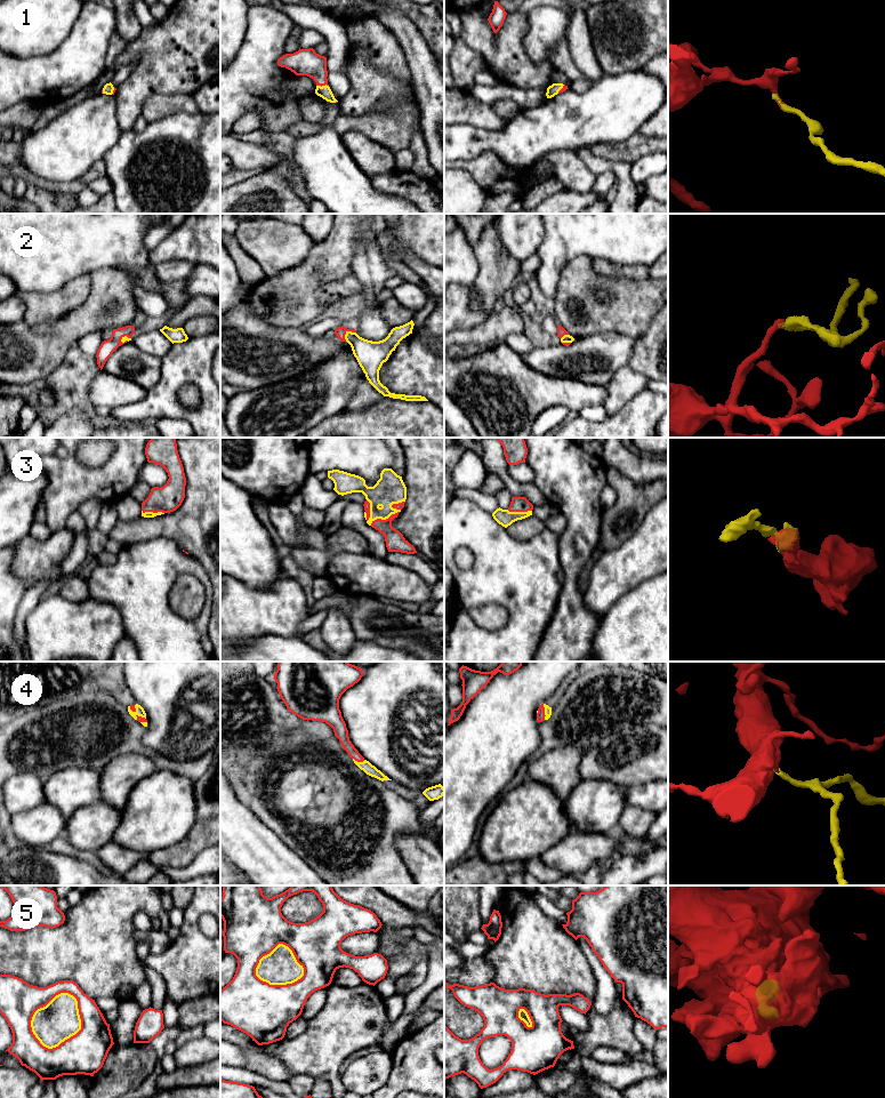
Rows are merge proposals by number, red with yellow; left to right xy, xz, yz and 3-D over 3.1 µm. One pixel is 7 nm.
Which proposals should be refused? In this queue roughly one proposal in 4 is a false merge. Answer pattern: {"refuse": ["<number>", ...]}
{"refuse": ["5"]}

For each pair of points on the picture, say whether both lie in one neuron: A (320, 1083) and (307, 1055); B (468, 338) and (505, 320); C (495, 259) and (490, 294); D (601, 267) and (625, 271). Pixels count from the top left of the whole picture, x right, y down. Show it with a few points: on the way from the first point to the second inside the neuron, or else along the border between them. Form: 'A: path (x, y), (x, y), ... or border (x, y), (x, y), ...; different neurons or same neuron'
A: border (315, 1078), (322, 1078), (331, 1086); different neurons
B: path (477, 335), (496, 329); same neuron
C: path (495, 267), (495, 278), (490, 286); same neuron
D: path (606, 269), (619, 271); same neuron

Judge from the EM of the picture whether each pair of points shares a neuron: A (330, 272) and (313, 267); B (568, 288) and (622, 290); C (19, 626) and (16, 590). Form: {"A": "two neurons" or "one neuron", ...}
{"A": "one neuron", "B": "one neuron", "C": "two neurons"}

